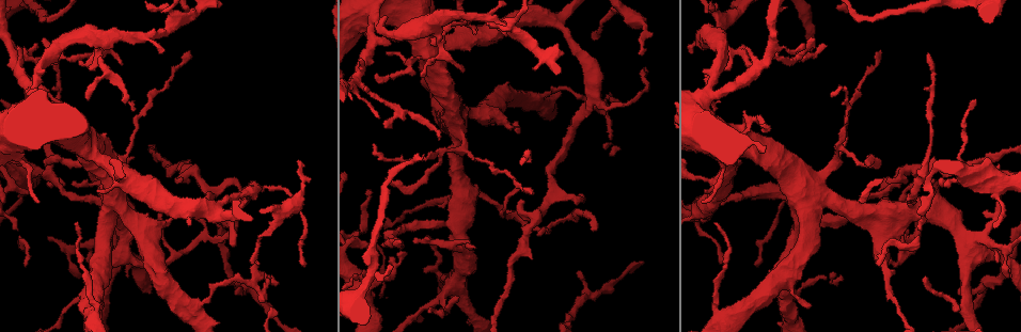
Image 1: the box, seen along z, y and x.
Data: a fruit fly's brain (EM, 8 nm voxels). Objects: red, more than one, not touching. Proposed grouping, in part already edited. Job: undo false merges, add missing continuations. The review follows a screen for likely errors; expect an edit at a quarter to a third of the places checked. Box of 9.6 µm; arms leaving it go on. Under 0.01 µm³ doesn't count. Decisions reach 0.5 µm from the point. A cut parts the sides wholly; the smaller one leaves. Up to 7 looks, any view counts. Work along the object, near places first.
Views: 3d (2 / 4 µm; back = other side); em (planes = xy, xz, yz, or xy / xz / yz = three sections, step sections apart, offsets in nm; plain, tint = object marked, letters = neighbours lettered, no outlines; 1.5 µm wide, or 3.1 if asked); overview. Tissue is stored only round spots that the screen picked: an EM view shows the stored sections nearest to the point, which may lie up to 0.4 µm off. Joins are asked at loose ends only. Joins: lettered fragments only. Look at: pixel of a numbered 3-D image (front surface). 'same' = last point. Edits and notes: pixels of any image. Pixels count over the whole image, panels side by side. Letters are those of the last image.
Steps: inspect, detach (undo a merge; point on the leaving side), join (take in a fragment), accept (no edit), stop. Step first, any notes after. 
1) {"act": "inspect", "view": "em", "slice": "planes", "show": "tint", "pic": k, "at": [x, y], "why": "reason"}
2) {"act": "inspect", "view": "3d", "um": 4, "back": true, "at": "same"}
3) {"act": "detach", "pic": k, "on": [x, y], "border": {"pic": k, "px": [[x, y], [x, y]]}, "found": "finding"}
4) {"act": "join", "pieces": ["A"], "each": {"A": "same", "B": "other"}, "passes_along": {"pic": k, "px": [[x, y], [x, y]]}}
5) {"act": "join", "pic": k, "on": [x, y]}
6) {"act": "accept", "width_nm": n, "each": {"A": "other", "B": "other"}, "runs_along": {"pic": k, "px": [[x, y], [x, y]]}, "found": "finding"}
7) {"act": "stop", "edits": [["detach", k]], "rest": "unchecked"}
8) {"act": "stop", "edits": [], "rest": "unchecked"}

{"act": "inspect", "view": "em", "slice": "planes", "show": "letters", "pic": 1, "at": [984, 211], "why": "an open end"}

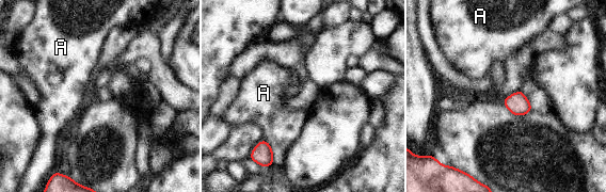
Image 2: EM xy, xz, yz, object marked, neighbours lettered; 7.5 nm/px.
{"act": "accept", "each": {"A": "other"}, "border": {"pic": 2, "px": [[265, 139], [271, 148], [273, 163]]}, "found": "none of them fits"}

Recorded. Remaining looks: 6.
{"act": "inspect", "view": "3d", "um": 4, "pic": 1, "at": [1000, 194], "why": "abrupt turn"}

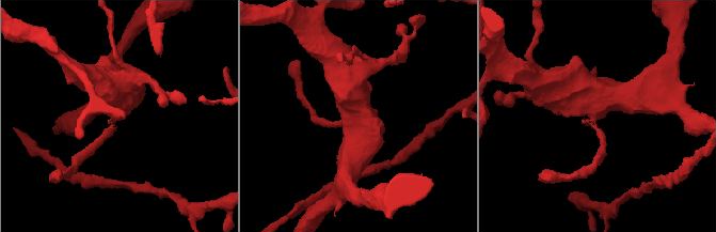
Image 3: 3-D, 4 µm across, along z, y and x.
{"act": "inspect", "view": "em", "slice": "planes", "show": "letters", "pic": 3, "at": [595, 113]}

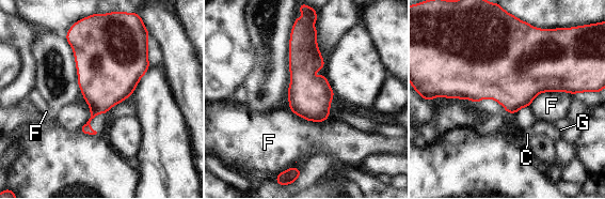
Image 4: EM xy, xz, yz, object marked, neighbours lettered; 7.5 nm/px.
{"act": "accept", "width_nm": 320, "each": {"C": "other", "F": "other", "G": "other"}, "found": "all the same neuron"}

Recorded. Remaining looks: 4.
{"act": "inspect", "view": "3d", "um": 2, "pic": 1, "at": [418, 58], "why": "thick turns thin"}

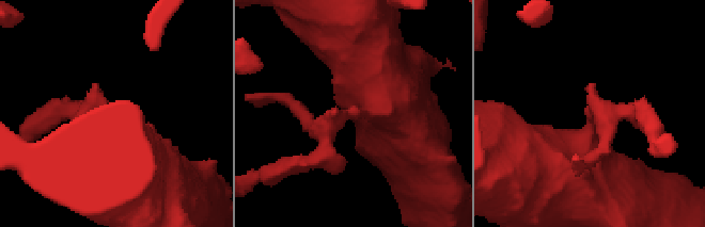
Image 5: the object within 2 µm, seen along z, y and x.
{"act": "inspect", "view": "em", "slice": "xz", "step": 4, "show": "tint", "pic": 5, "at": [591, 114], "why": "shape alone is not enough"}

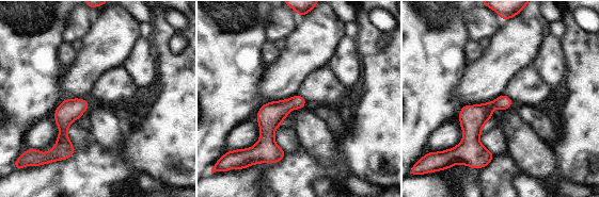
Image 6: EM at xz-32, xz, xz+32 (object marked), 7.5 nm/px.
{"act": "inspect", "view": "em", "slice": "planes", "show": "letters", "at": "same"}

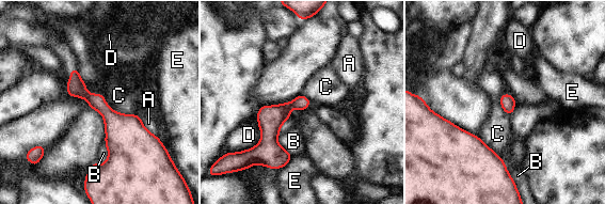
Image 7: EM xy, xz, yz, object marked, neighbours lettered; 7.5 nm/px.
{"act": "accept", "longest_contact_nm": ["C", 320], "each": {"A": "other", "B": "other", "C": "other", "D": "other", "E": "other"}, "found": "one neuron here"}

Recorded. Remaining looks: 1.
{"act": "stop", "edits": [], "rest": "unchecked"}

